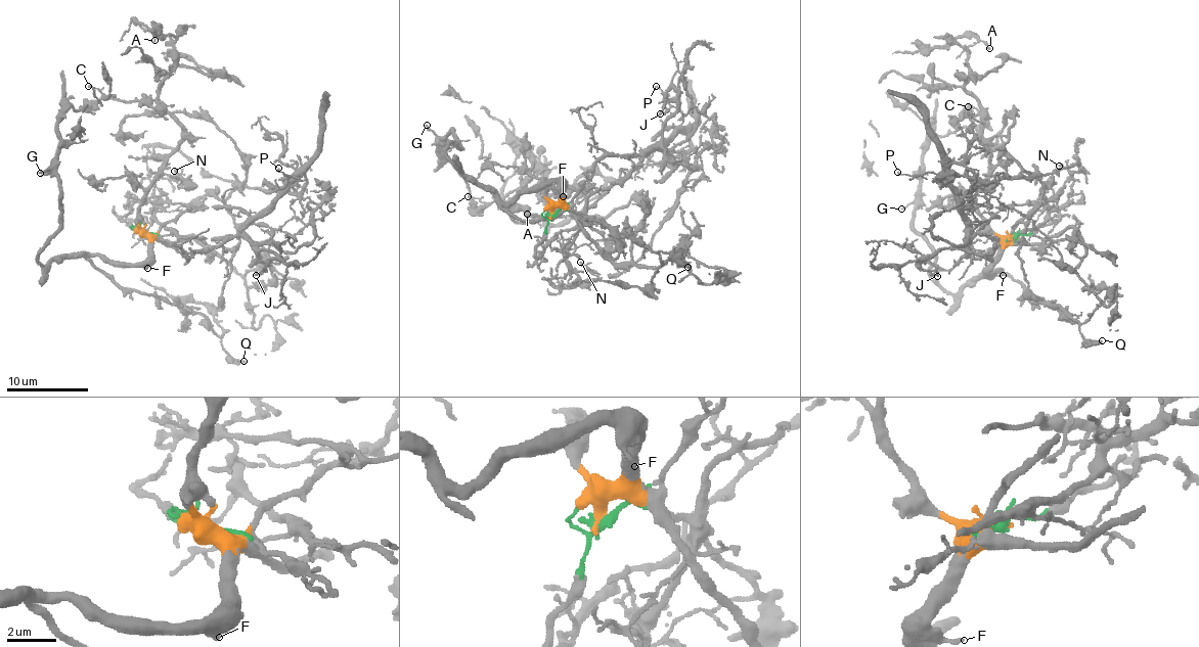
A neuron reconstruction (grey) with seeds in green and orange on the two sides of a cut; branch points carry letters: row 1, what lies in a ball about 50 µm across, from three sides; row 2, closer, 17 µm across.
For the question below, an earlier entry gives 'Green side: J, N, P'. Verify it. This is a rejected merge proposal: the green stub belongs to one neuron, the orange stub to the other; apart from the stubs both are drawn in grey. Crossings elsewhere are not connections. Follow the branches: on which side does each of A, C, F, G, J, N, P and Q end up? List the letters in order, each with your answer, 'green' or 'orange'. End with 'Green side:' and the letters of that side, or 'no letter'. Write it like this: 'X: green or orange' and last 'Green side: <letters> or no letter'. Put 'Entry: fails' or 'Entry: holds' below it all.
A: orange
C: orange
F: orange
G: orange
J: green
N: green
P: green
Q: orange
Green side: J, N, P
Entry: holds

